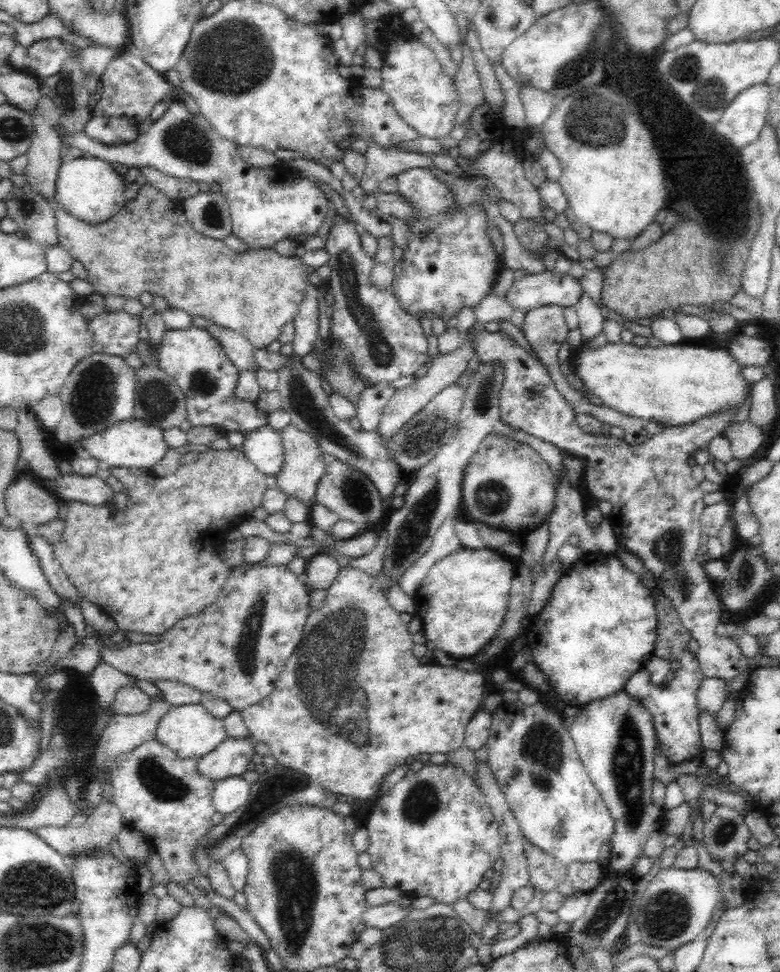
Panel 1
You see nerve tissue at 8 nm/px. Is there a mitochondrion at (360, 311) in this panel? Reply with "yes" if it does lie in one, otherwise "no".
yes

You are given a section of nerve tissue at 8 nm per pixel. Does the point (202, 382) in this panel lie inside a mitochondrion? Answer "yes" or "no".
yes

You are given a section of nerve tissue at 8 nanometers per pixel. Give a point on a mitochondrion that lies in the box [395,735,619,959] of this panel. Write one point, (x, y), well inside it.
(422, 801)

